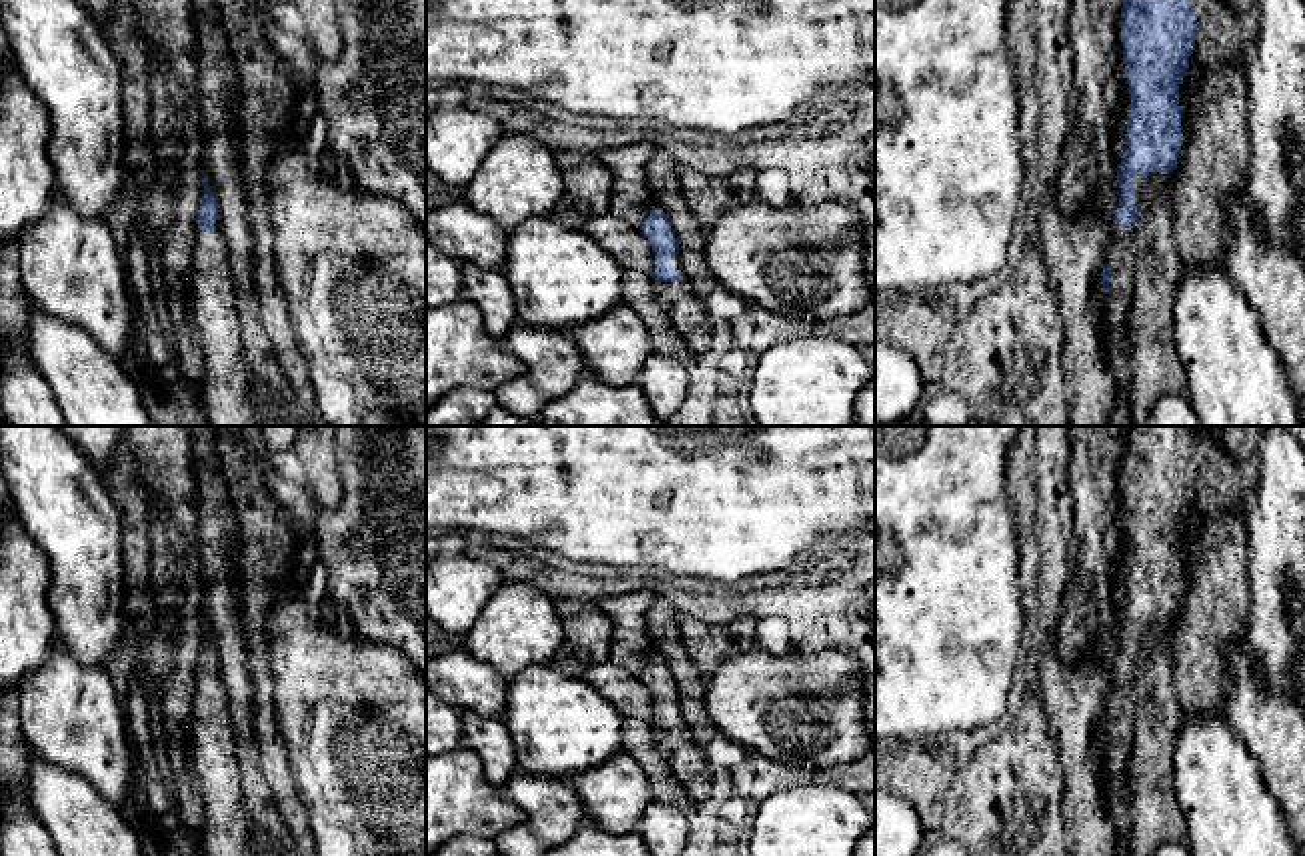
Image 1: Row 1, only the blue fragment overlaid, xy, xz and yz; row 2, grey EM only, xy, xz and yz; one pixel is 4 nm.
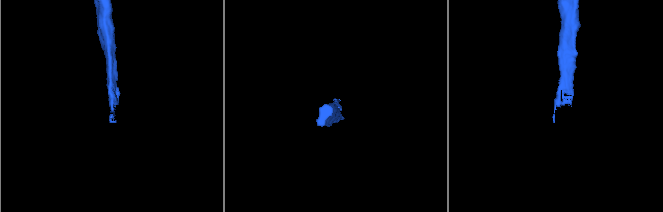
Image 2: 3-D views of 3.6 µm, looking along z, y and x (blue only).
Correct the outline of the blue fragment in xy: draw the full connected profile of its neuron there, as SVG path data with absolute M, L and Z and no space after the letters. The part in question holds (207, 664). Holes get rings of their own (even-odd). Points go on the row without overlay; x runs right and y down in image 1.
M200 626L200 630L204 644L196 664L190 746L204 804L200 824L202 854L256 856L228 698L218 668L218 648L208 636L208 626Z

